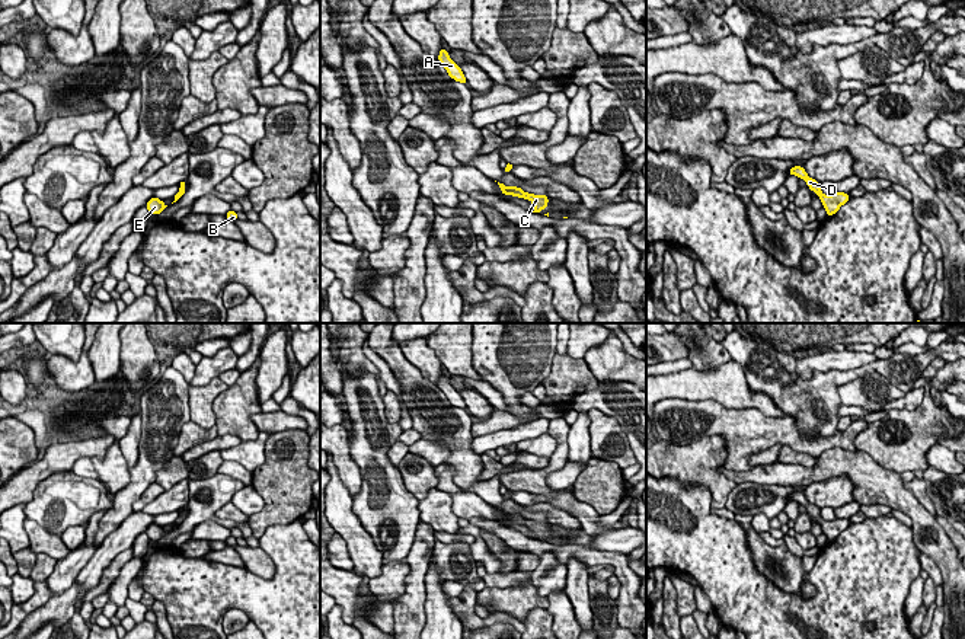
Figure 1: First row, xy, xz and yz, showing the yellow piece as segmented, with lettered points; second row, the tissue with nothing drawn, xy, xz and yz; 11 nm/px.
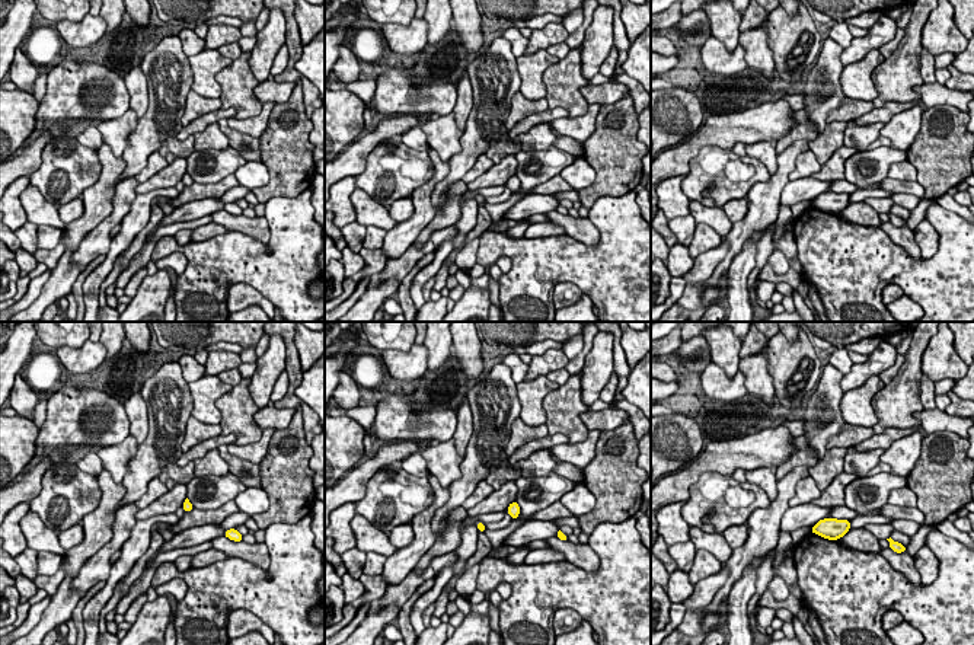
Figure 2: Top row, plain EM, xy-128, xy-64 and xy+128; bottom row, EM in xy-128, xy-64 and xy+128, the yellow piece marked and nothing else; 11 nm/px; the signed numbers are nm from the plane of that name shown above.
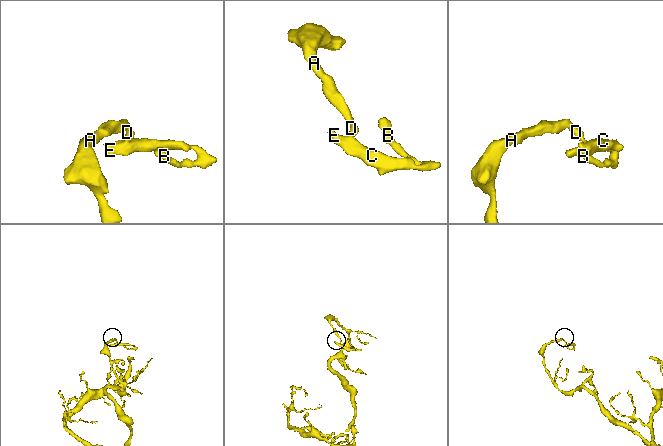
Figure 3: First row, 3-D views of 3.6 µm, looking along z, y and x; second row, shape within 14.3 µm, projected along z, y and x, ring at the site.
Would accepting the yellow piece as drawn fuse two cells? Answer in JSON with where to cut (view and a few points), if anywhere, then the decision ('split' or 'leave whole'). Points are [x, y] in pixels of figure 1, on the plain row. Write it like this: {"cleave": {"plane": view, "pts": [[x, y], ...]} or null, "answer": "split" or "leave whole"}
{"cleave": null, "answer": "leave whole"}

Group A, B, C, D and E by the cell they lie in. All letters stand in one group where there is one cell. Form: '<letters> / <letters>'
A B C D E

